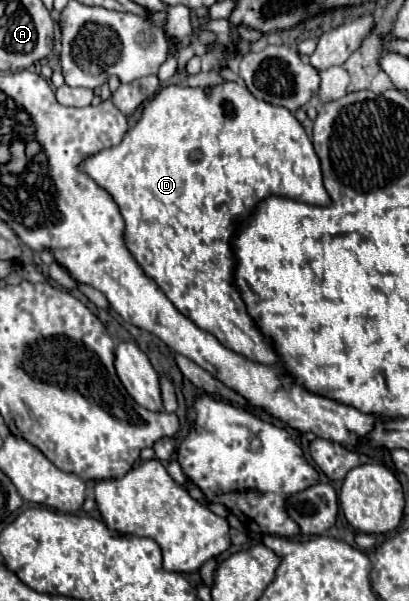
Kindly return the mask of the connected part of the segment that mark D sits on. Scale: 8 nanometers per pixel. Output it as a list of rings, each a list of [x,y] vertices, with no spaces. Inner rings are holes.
[[[223,81],[219,85],[211,85],[209,89],[205,87],[183,87],[183,85],[167,85],[165,89],[161,89],[159,93],[155,93],[143,107],[143,113],[139,117],[139,121],[127,129],[123,141],[117,147],[109,147],[103,149],[95,155],[87,155],[79,169],[83,173],[87,173],[99,187],[103,187],[119,205],[119,211],[125,219],[125,245],[129,249],[129,253],[133,255],[133,259],[139,263],[139,267],[143,269],[143,273],[153,279],[159,289],[167,295],[167,299],[177,307],[179,313],[183,313],[185,317],[191,317],[191,321],[201,327],[203,331],[215,335],[225,347],[229,347],[235,353],[241,353],[243,357],[257,361],[257,363],[265,363],[265,365],[273,365],[279,363],[277,353],[273,351],[271,343],[261,335],[261,331],[255,327],[255,323],[251,321],[251,317],[247,315],[245,303],[239,295],[239,291],[233,285],[231,273],[233,273],[233,251],[231,251],[231,237],[237,229],[237,221],[241,217],[247,217],[253,213],[255,205],[259,201],[263,201],[267,195],[281,195],[281,197],[289,197],[295,201],[303,201],[303,203],[311,203],[311,205],[329,205],[331,199],[323,187],[323,177],[321,177],[321,167],[317,161],[317,155],[313,151],[313,145],[305,133],[305,129],[301,127],[301,123],[293,117],[291,111],[287,111],[285,107],[275,107],[269,105],[265,101],[255,99],[247,87],[243,83],[235,83],[235,81]]]

